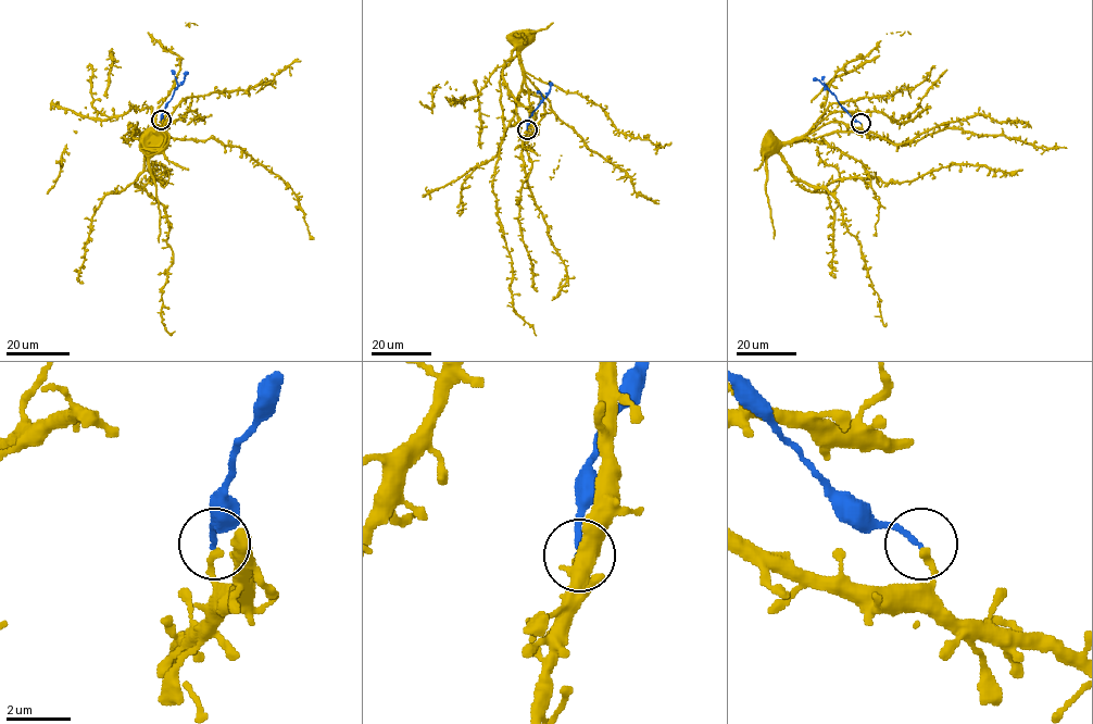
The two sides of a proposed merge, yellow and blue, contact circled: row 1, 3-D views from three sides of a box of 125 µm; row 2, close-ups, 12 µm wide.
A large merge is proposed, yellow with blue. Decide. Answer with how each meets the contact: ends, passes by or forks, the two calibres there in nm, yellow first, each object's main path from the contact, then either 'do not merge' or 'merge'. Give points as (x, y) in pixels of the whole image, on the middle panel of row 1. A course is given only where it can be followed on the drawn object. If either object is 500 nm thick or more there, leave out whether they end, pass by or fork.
yellow ends; blue ends; calibres 240 and 160 nm; course yellow (527, 129), (529, 92), (516, 57), (502, 71), (504, 135), (492, 192), (512, 260), (512, 306), (536, 335); course blue (527, 129), (529, 119), (549, 92), (549, 82); do not merge

